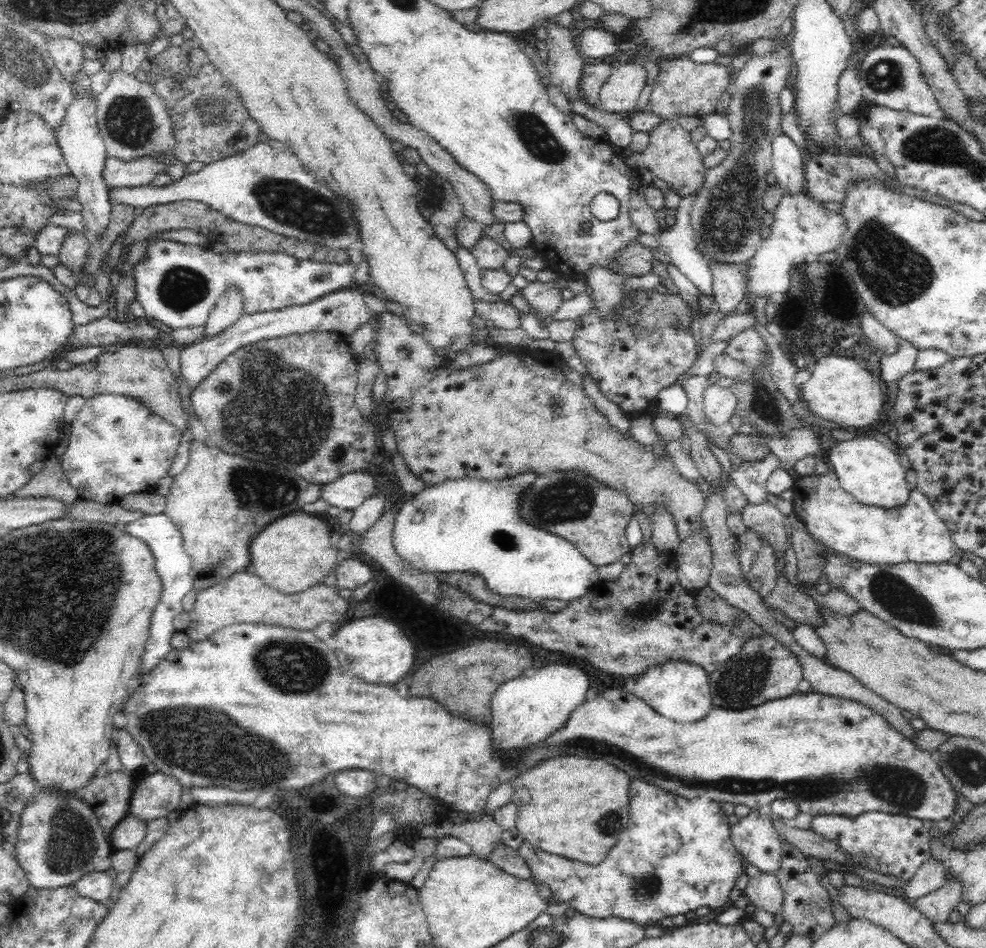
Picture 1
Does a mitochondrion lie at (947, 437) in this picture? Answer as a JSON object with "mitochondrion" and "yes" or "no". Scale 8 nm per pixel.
{"mitochondrion":"no"}

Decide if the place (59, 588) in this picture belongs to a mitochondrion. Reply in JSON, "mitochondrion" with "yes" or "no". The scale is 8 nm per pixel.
{"mitochondrion":"yes"}

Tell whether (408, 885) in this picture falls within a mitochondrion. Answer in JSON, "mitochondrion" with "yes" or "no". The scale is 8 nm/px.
{"mitochondrion":"no"}

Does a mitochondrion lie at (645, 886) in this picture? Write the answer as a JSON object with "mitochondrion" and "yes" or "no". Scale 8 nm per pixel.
{"mitochondrion":"yes"}

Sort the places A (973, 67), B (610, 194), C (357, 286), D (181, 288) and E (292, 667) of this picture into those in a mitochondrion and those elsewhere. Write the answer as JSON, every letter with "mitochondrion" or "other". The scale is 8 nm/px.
{"A":"other","B":"other","C":"other","D":"mitochondrion","E":"mitochondrion"}

